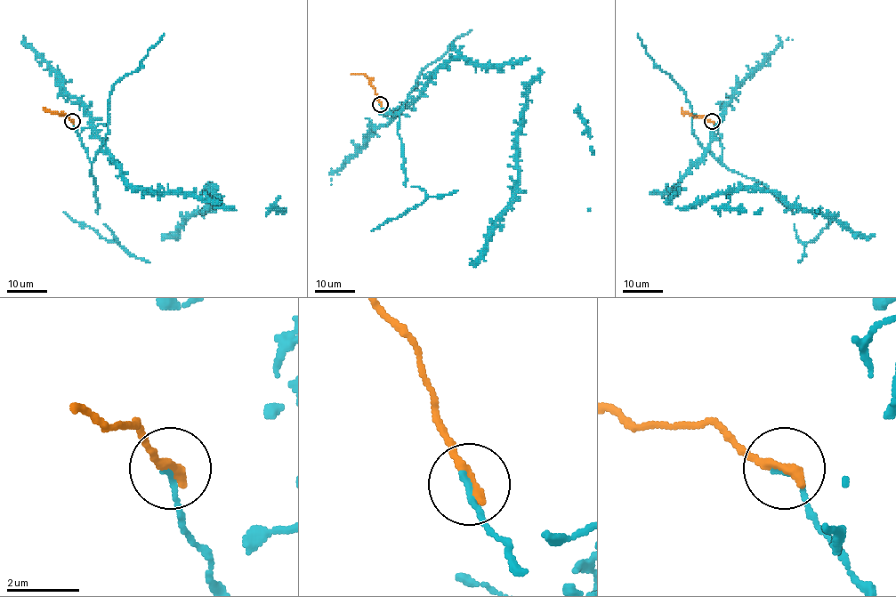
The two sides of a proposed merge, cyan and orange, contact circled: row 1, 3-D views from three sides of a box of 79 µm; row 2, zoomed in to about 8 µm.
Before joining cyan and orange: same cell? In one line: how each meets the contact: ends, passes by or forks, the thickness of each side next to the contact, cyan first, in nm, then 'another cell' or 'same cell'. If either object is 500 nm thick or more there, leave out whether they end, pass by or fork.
cyan ends there; orange ends there; 170 nm thick on the cyan side, 320 nm on the other; same cell

